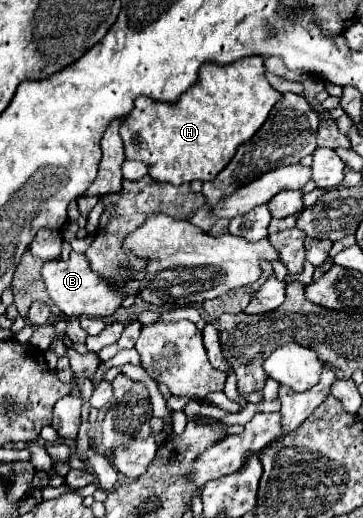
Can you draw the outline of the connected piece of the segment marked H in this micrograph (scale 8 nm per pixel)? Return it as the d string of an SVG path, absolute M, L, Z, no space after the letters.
M243 57L223 67L205 63L197 83L175 103L161 103L145 95L135 99L133 111L121 125L125 157L143 161L155 181L181 185L195 179L215 179L235 155L237 145L249 141L265 123L279 97L281 95L265 79L263 57Z

